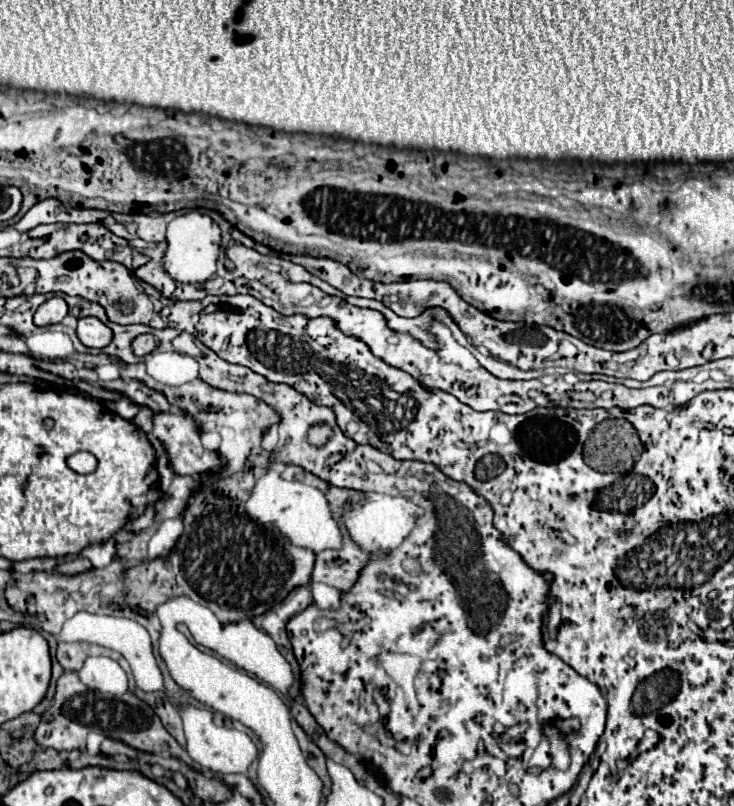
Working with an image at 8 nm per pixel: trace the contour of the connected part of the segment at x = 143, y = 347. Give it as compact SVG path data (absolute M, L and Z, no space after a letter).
M141 334L133 340L133 352L137 356L147 356L149 352L155 350L155 338L153 334Z

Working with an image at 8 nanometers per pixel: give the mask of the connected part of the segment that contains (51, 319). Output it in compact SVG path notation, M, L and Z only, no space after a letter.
M59 296L49 298L47 302L43 302L37 312L35 312L35 324L37 326L49 326L49 324L57 324L67 316L67 302Z

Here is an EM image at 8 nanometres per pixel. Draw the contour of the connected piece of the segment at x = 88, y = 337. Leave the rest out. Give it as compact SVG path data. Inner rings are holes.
M87 316L87 318L79 318L77 336L89 348L105 348L111 342L113 332L99 318Z

